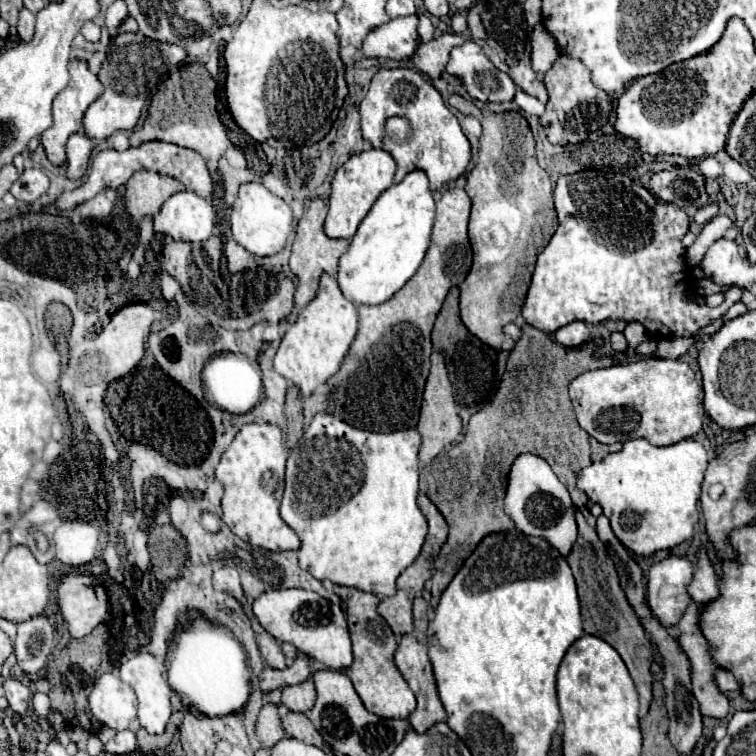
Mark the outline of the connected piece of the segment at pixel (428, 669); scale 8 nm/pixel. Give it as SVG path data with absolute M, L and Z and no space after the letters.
M416 598L414 600L414 632L410 634L404 634L402 640L398 642L398 650L394 654L394 660L396 660L396 666L398 670L402 672L404 680L408 682L408 686L412 688L412 692L416 694L416 700L418 700L418 706L416 706L416 712L408 718L408 722L414 726L414 730L418 734L426 732L430 726L438 724L438 722L444 722L446 720L446 712L444 712L444 706L440 702L440 696L438 696L438 688L436 688L436 680L434 680L434 672L432 672L432 664L428 660L428 640L426 640L426 628L428 628L428 602L424 598Z

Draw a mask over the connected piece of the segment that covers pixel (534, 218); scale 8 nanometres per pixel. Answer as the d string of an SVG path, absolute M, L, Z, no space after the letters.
M456 94L450 96L448 102L462 114L470 114L478 118L484 128L480 138L482 142L480 160L474 166L474 170L468 174L468 182L466 182L466 192L472 198L472 216L468 224L468 236L472 244L474 264L468 278L460 284L460 314L462 314L462 322L474 336L478 336L490 348L500 350L504 342L504 332L502 332L504 318L508 324L520 316L524 300L526 300L526 292L530 286L530 278L534 272L536 256L540 248L546 246L546 240L552 234L552 228L556 226L552 184L548 180L548 174L536 162L534 138L526 118L520 112L502 112L502 114L486 116L470 100Z

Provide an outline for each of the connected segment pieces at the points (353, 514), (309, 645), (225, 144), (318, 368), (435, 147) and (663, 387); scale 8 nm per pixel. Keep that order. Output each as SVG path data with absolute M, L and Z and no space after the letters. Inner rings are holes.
M332 414L318 416L334 418L328 428L328 434L332 436L324 434L314 420L304 430L300 444L294 448L286 464L286 474L292 474L292 484L286 484L280 506L282 520L298 534L302 542L298 550L300 568L308 570L316 580L330 580L334 584L358 588L378 596L392 596L396 594L396 578L418 558L428 534L428 522L416 504L420 474L418 448L422 442L420 432L410 428L378 434L354 428Z
M290 588L290 590L270 590L254 600L254 616L278 642L288 642L296 646L306 656L322 662L326 668L348 668L352 664L352 644L348 634L346 616L340 606L328 602L316 592Z
M202 64L180 65L169 74L169 78L161 83L158 92L154 94L150 110L148 110L148 118L144 120L144 126L140 130L132 132L130 146L140 146L142 142L148 142L148 140L160 140L160 142L172 142L184 148L192 148L204 160L218 160L230 148L232 142L228 140L224 124L220 122L216 109L218 103L216 91L216 80L210 76ZM182 66L186 66L186 76L200 76L200 92L196 92L196 98L192 102L184 96L182 74L180 74Z
M322 274L318 296L300 312L298 320L286 330L276 352L276 372L292 380L302 396L310 396L320 384L326 384L342 366L358 332L358 310L344 298L336 276Z
M380 68L370 84L366 98L360 102L360 116L362 116L362 136L374 148L386 150L394 156L398 170L394 182L400 184L404 174L412 170L424 170L430 180L430 190L436 192L446 184L454 182L462 176L470 164L470 142L464 136L458 118L446 108L440 92L416 70L410 68L396 68L386 70ZM388 116L402 116L408 118L412 134L406 142L394 142L386 136L384 124Z
M646 358L584 372L572 380L570 398L580 426L602 444L646 438L654 446L668 446L702 428L700 386L690 366L680 360Z

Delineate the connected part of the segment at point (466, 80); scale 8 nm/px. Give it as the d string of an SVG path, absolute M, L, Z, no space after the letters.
M472 40L452 50L446 72L458 76L468 94L476 100L506 102L514 98L516 84L508 74L496 70L494 64L484 56L482 48Z

